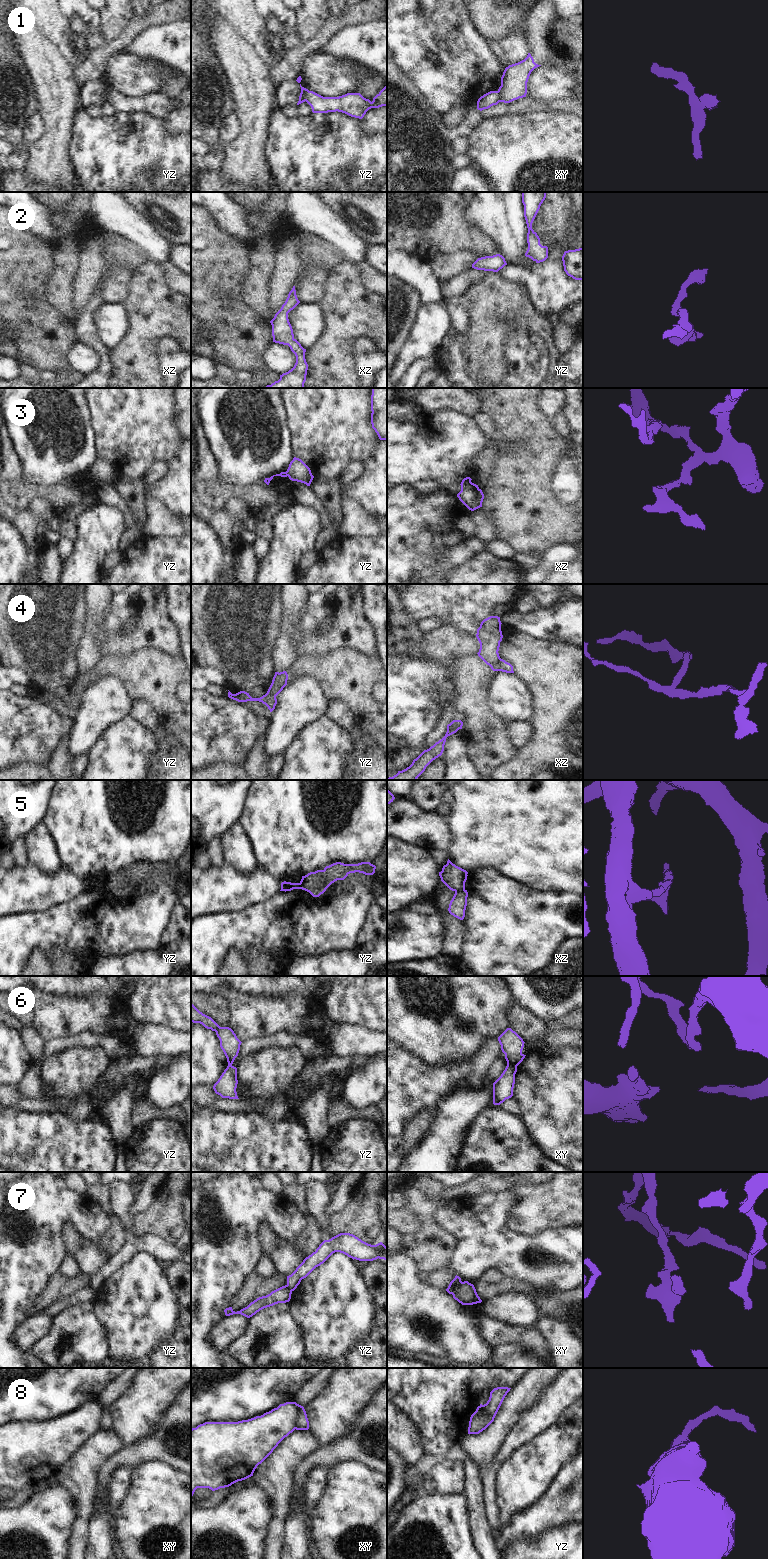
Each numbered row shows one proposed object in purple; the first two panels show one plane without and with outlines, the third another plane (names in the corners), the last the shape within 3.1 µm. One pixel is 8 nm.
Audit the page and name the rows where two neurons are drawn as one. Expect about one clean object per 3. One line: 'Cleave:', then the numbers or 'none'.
Cleave: 1, 3, 4, 5, 6, 7, 8.

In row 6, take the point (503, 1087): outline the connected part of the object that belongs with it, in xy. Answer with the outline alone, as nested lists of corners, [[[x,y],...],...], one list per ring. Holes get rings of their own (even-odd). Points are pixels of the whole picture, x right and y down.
[[[507,1065],[501,1076],[493,1083],[493,1104],[500,1105],[513,1096],[517,1067]]]

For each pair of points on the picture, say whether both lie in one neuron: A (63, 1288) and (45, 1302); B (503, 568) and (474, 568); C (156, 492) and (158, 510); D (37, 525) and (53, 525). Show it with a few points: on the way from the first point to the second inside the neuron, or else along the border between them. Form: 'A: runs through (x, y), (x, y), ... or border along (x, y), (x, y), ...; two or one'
A: runs through (59, 1288), (49, 1298); one
B: runs through (496, 568), (481, 568); one
C: border along (146, 495), (157, 498), (174, 514); two
D: border along (48, 522), (46, 527); two

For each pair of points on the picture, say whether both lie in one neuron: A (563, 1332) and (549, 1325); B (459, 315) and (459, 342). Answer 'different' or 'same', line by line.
A: same
B: same

